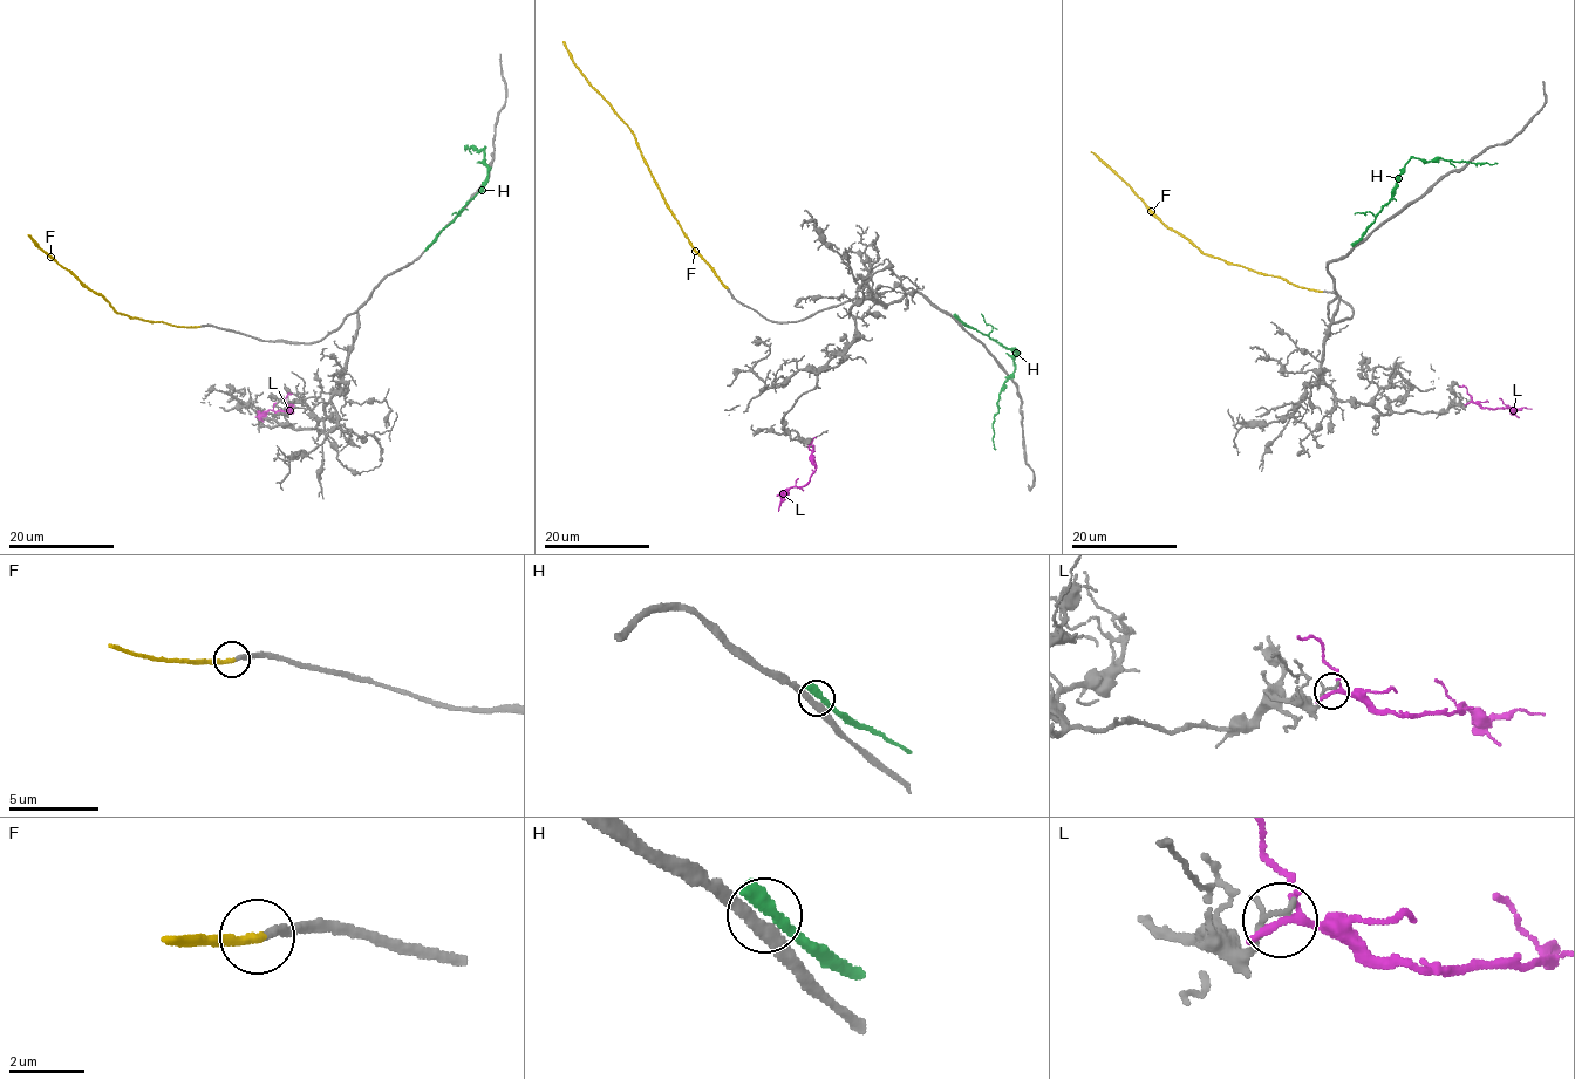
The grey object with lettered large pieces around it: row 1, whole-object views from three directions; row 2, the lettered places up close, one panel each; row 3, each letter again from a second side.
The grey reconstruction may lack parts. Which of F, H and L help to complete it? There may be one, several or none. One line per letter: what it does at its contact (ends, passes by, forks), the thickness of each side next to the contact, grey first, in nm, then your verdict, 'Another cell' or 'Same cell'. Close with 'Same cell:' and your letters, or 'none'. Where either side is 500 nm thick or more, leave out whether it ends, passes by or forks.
F: It ends there. Thickness 280 nm (grey) against 320 nm. Same cell
H: It ends there. Thickness 320 nm (grey) against 480 nm. Another cell
L: It forks there. Thickness 120 nm (grey) against 170 nm. Another cell
Same cell: F

